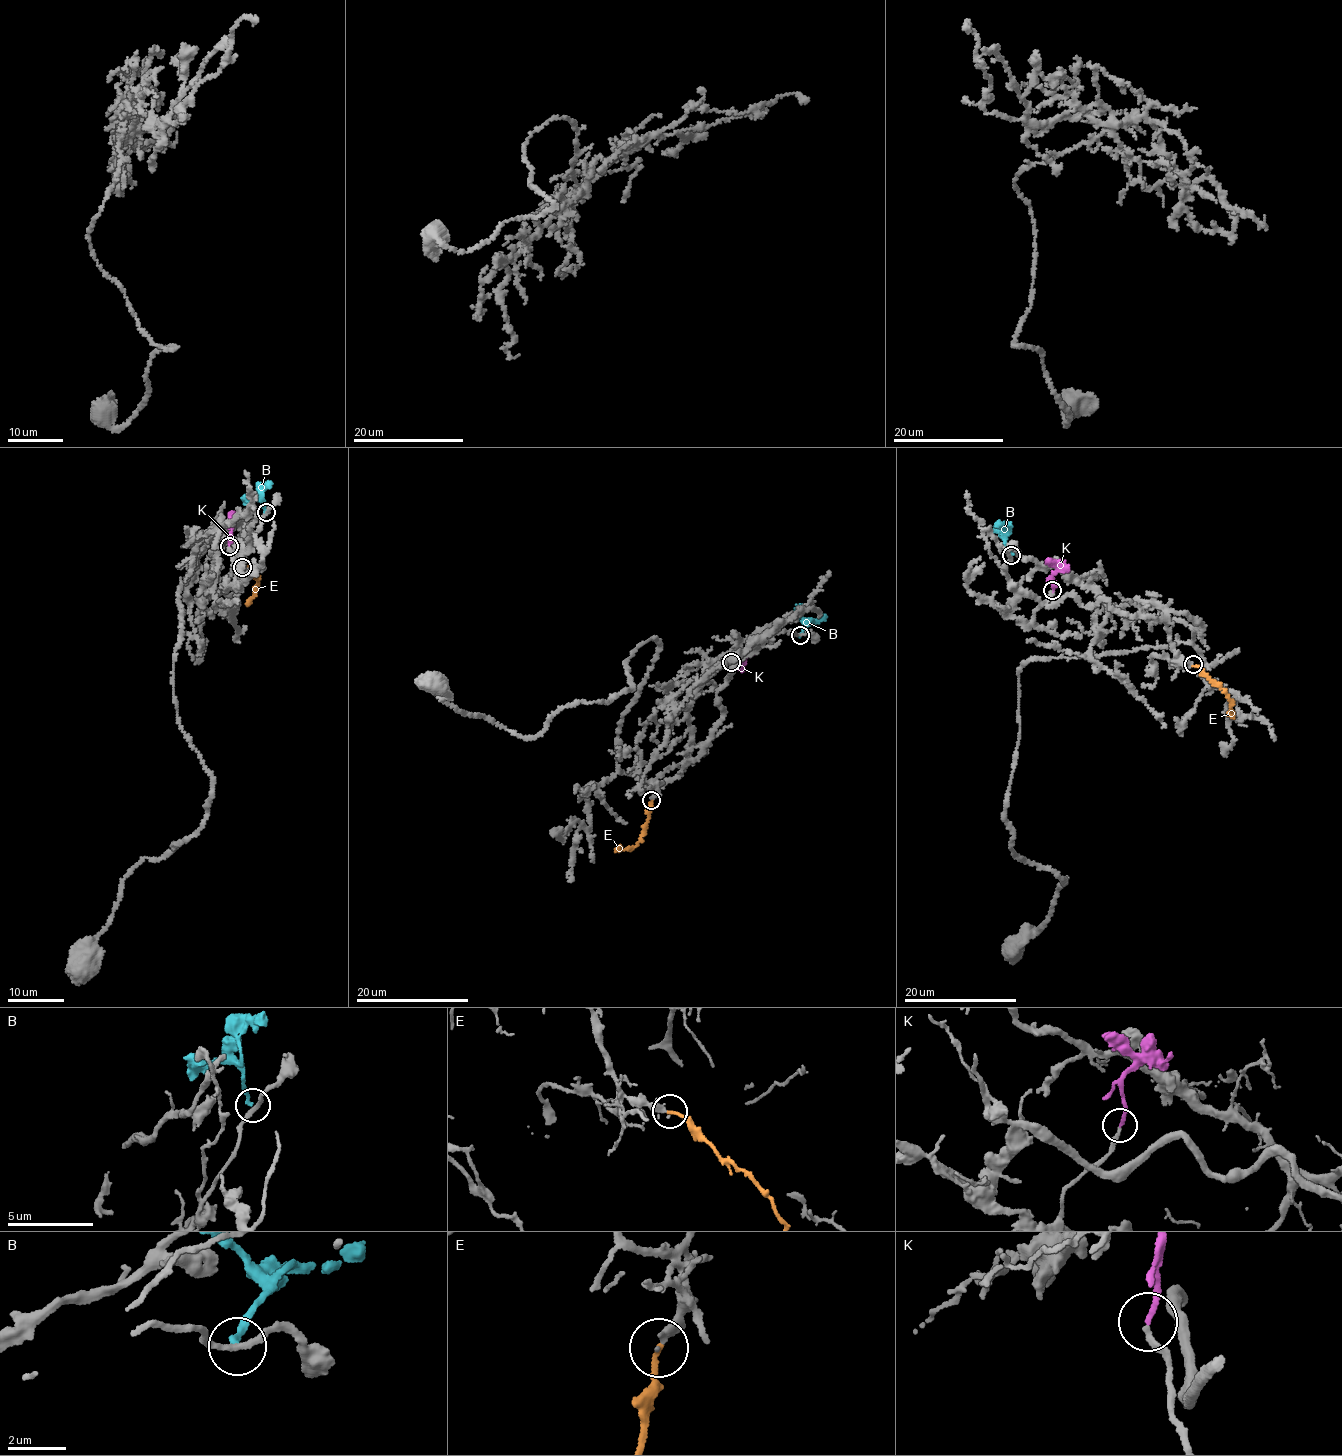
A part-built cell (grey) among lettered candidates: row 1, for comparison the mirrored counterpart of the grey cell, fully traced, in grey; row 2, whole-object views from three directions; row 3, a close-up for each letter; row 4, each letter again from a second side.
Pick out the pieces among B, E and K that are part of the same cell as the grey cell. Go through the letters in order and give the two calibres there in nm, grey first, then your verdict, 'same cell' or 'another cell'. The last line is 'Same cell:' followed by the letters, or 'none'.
B: 200 nm thick on the grey side, 180 nm on the other; another cell
E: 340 nm thick on the grey side, 180 nm on the other; same cell
K: 220 nm thick on the grey side, 170 nm on the other; same cell
Same cell: E, K

